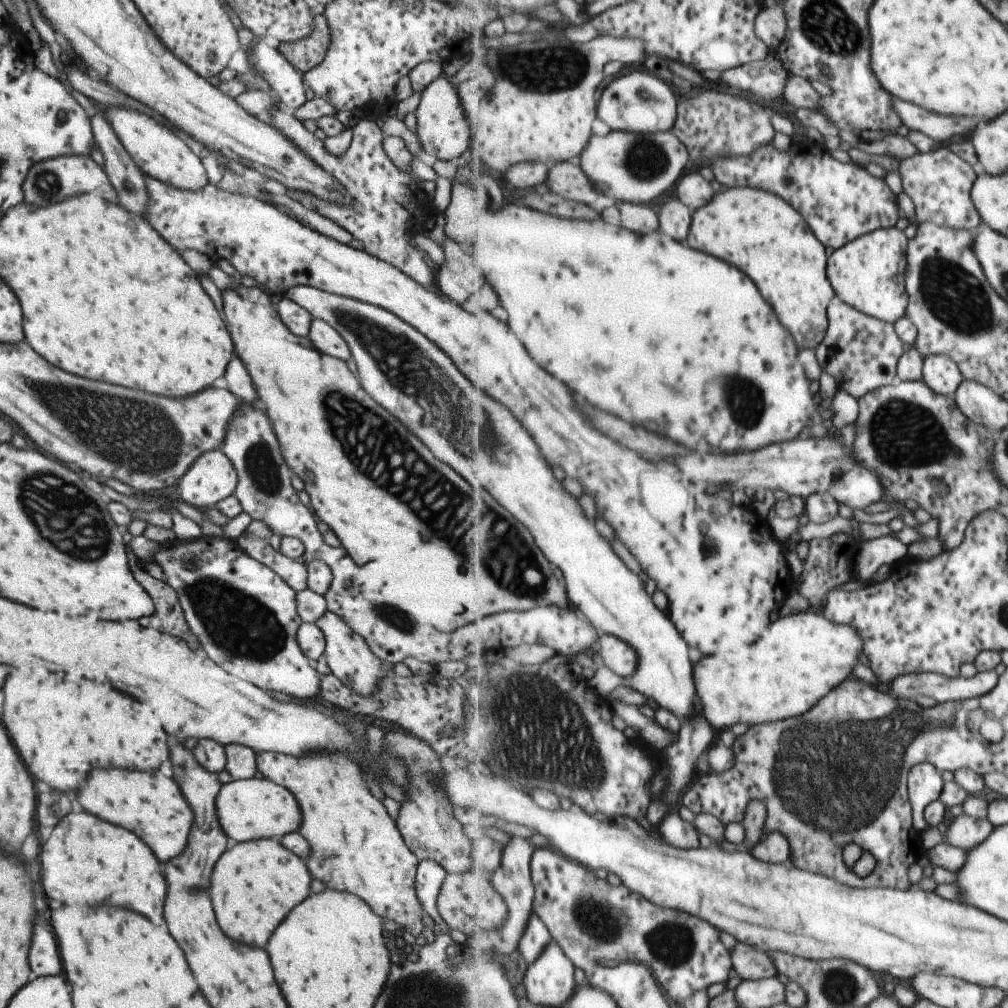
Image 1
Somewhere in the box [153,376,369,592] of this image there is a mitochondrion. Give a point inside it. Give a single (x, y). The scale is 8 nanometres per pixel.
(263, 472)

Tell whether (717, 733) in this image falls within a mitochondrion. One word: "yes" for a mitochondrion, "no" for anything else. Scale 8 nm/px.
no

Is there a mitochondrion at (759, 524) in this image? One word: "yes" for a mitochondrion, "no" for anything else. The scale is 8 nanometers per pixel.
no

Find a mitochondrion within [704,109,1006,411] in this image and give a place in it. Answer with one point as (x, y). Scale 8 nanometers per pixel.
(956, 300)

